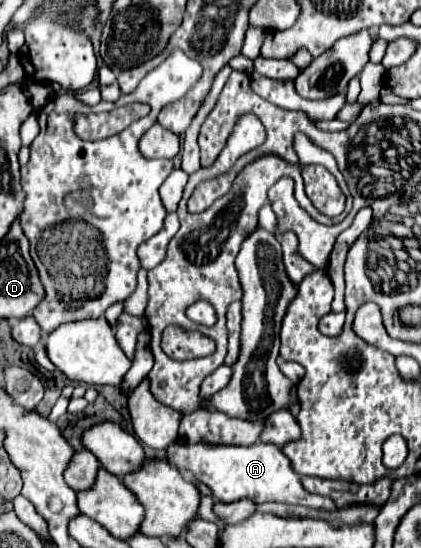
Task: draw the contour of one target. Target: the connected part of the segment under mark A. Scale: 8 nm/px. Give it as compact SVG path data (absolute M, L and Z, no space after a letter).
M181 440L173 442L169 448L173 454L173 464L179 470L191 470L193 476L213 490L213 498L219 502L237 502L237 500L255 500L255 504L263 502L283 502L283 504L301 504L307 508L327 510L337 508L333 500L323 496L313 496L305 492L301 486L301 478L293 472L293 466L283 456L281 448L275 444L257 442L253 446L209 446L209 444L185 444Z

